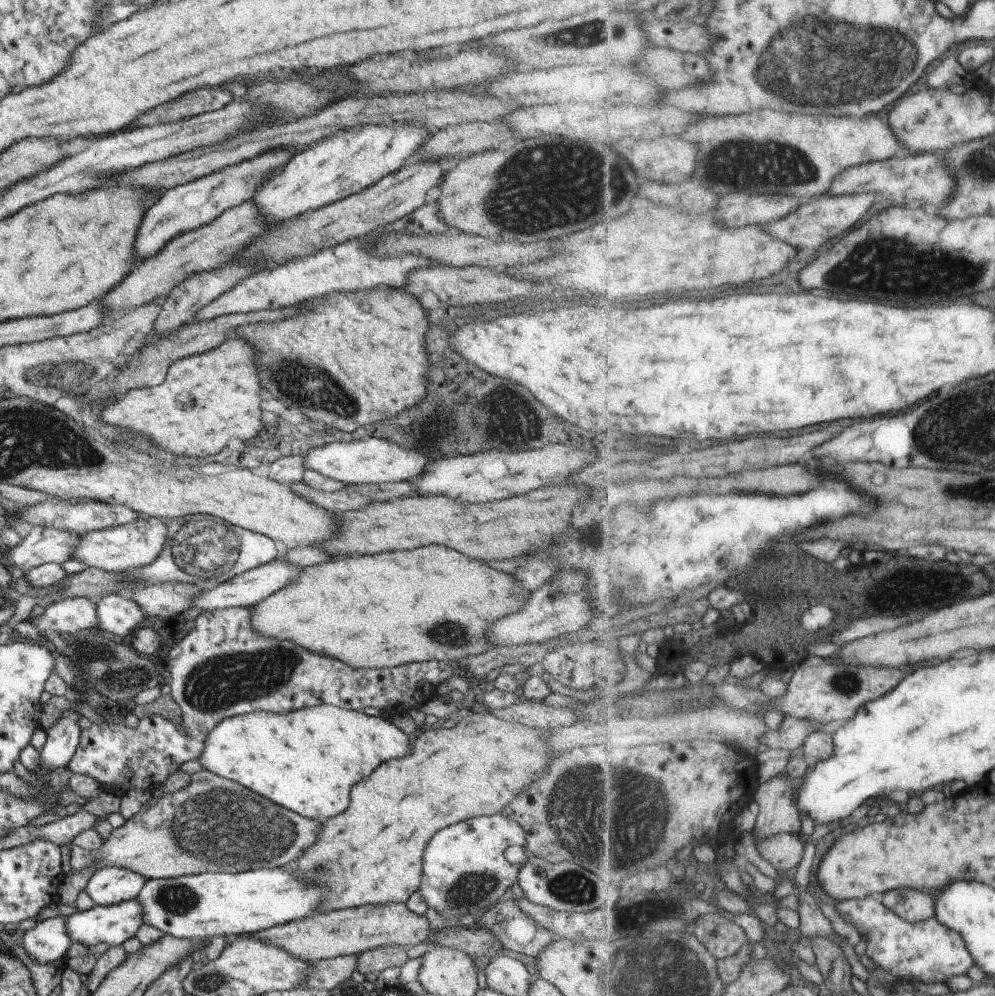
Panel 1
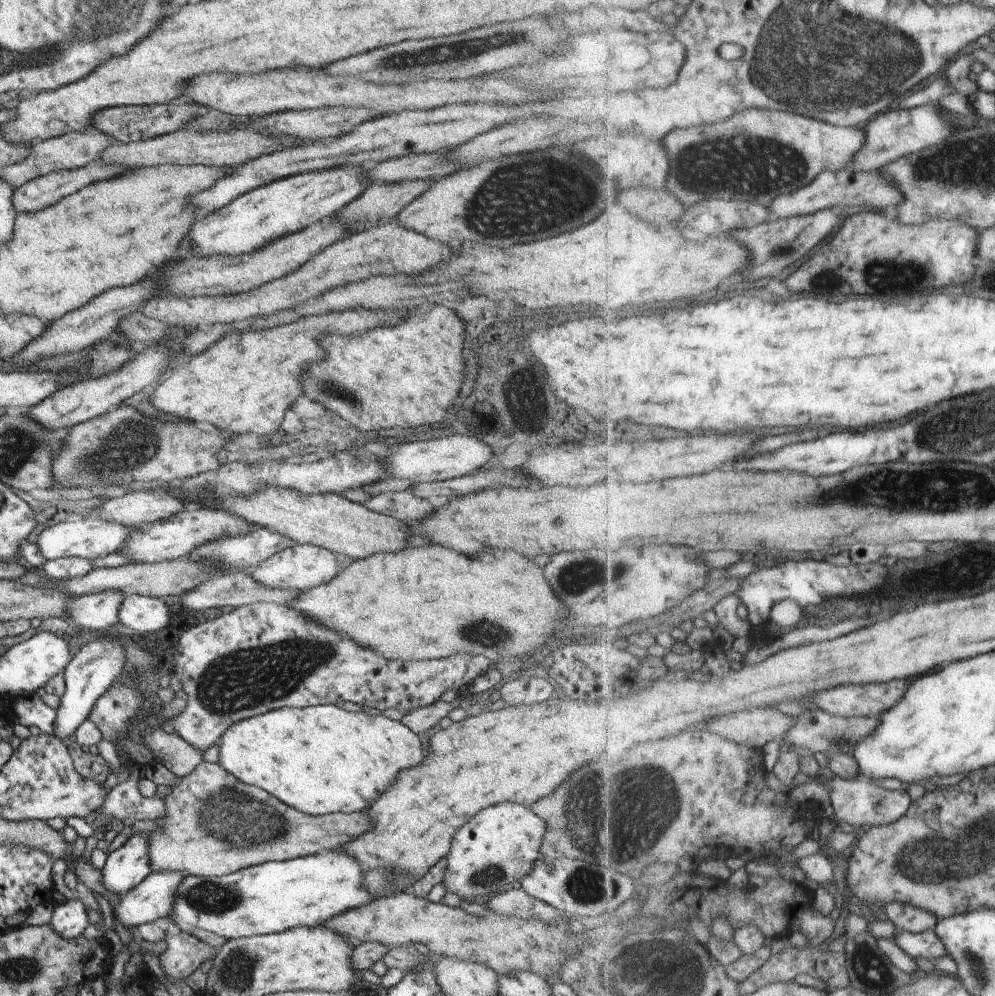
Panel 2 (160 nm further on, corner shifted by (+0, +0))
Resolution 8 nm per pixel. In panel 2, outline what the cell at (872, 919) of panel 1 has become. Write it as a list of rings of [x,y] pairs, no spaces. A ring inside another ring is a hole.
[[[896,930],[892,933],[895,936],[890,939],[911,958],[923,957],[930,961],[931,958],[949,955],[941,937],[935,931],[910,933]]]

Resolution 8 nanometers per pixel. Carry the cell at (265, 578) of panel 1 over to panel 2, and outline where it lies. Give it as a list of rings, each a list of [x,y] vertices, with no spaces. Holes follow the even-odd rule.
[[[294,544],[284,548],[269,558],[263,559],[257,566],[249,570],[249,574],[263,586],[274,589],[295,589],[306,591],[311,587],[325,584],[341,570],[335,554],[326,548],[305,544]]]

